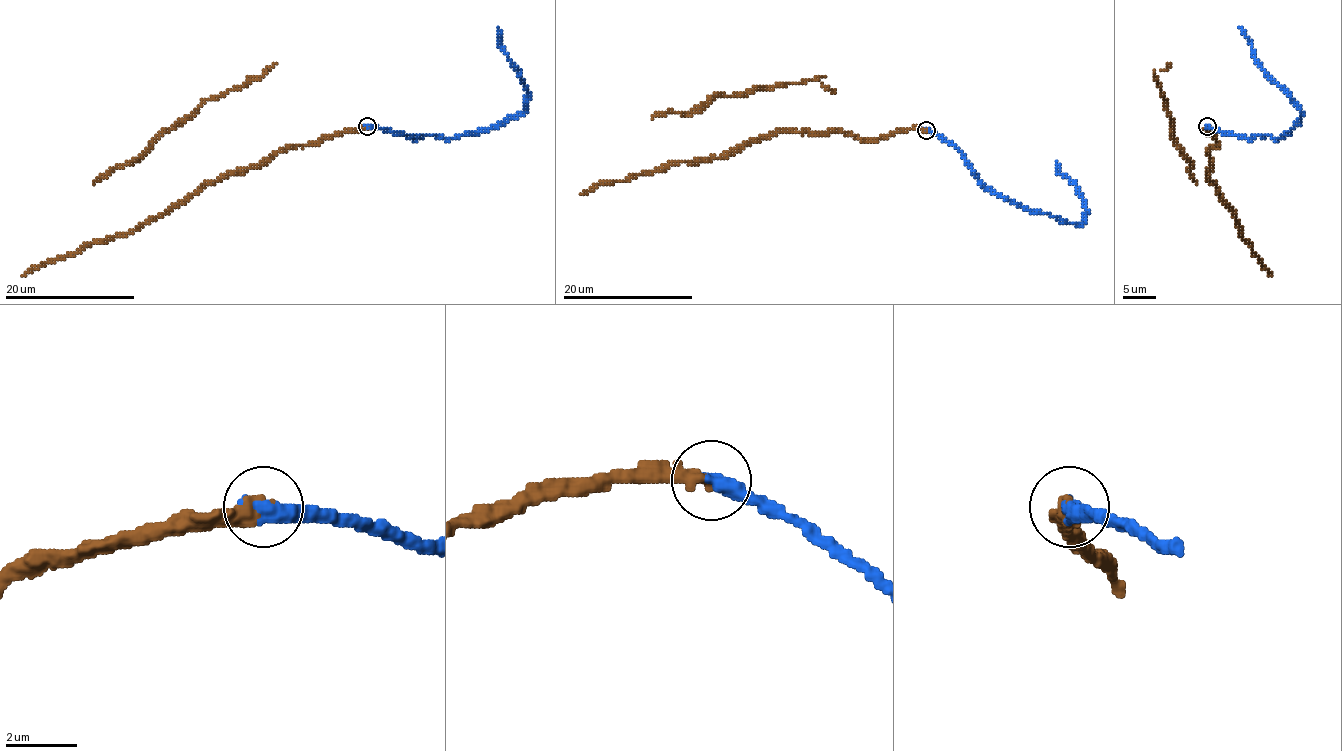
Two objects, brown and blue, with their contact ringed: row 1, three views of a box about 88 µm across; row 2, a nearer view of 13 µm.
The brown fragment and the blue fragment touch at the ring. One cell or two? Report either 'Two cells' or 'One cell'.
One cell

